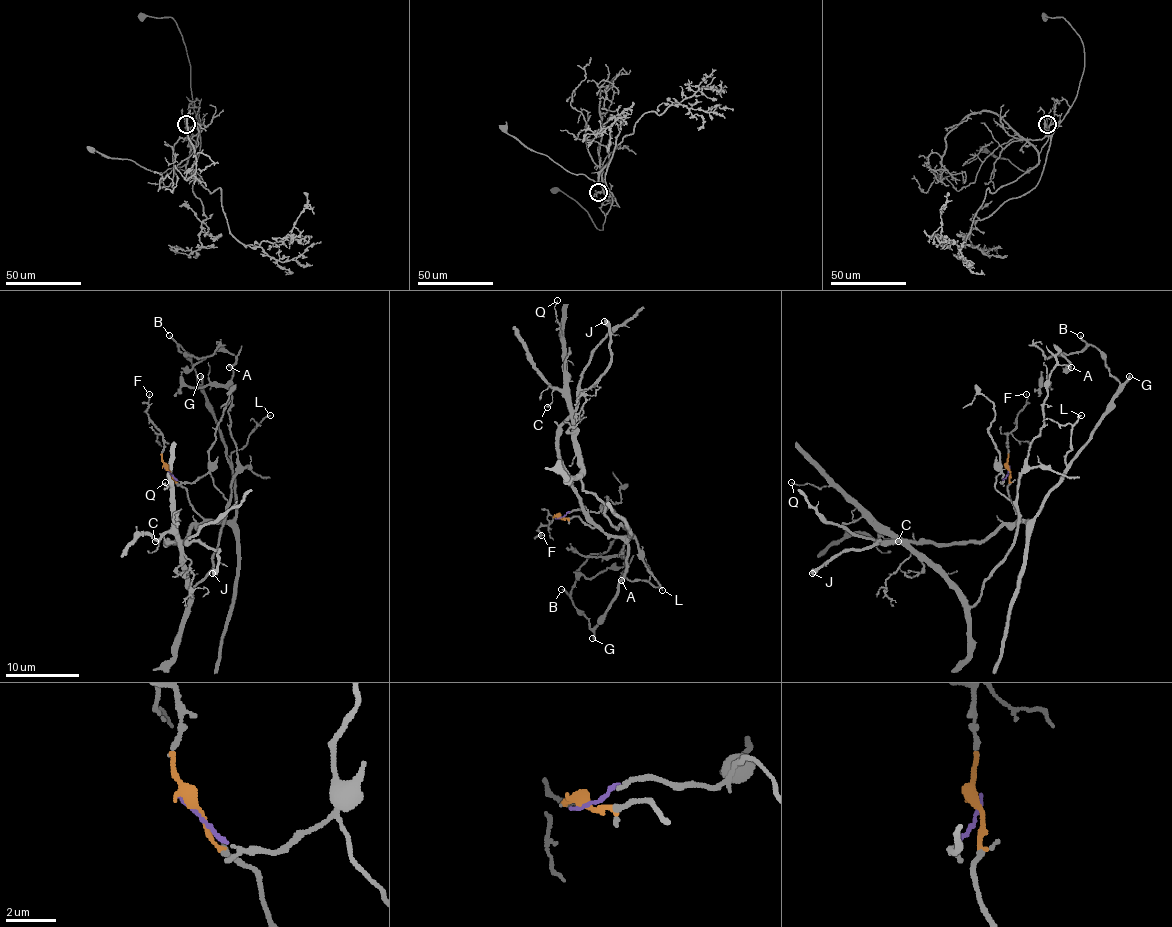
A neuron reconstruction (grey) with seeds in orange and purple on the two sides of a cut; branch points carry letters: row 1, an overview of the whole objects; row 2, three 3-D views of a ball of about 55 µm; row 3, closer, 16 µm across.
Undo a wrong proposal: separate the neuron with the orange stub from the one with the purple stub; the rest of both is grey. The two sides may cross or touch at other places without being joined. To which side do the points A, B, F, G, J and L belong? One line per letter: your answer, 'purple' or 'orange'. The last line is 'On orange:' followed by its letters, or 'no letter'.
A: purple
B: orange
F: orange
G: orange
J: orange
L: orange
On orange: B, F, G, J, L

